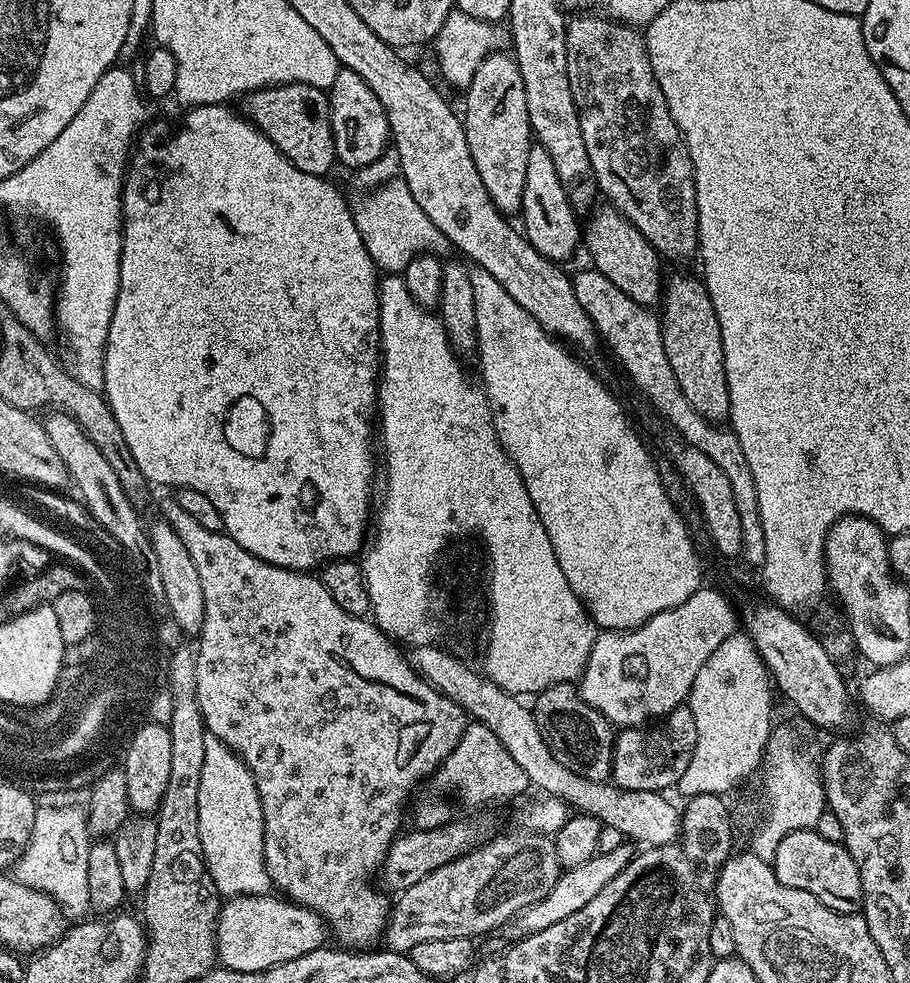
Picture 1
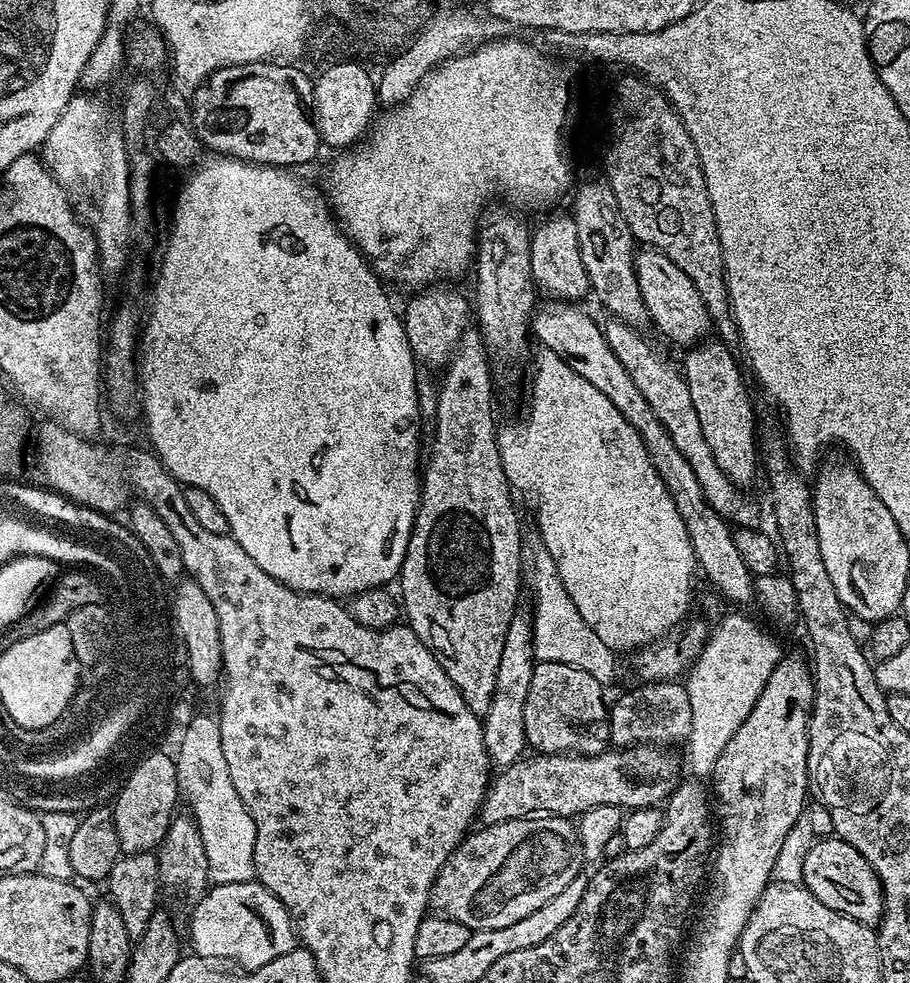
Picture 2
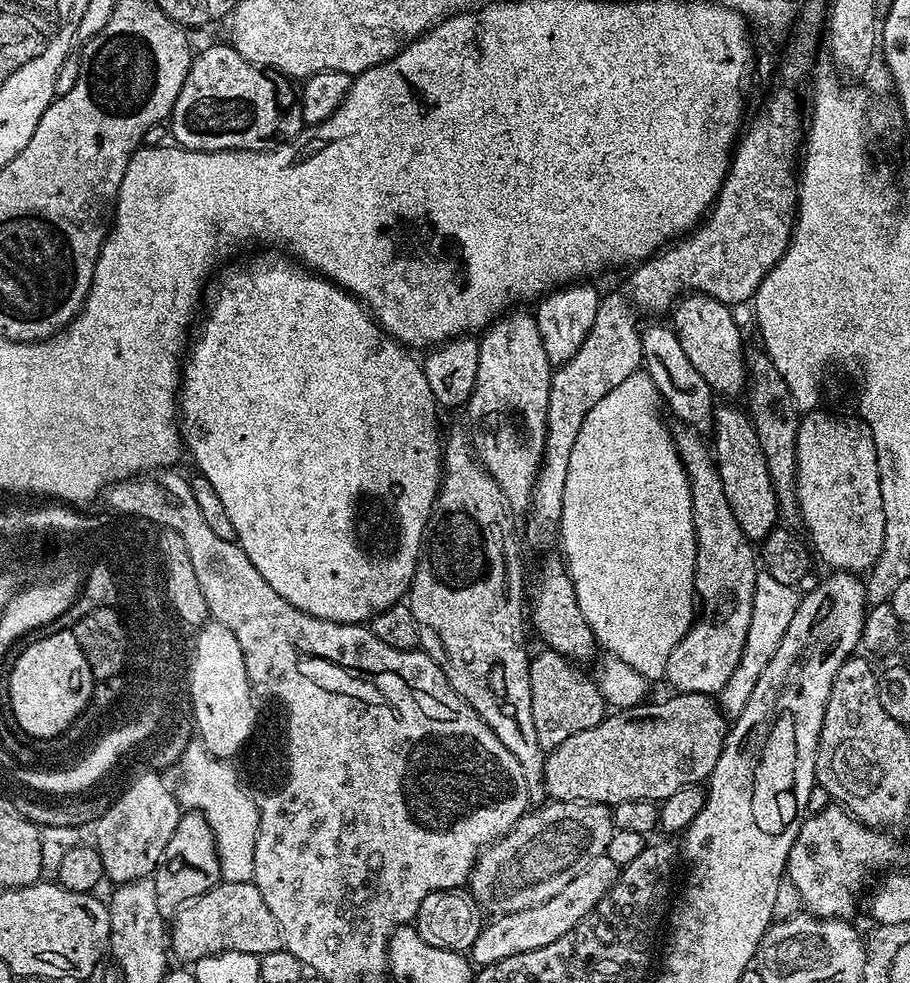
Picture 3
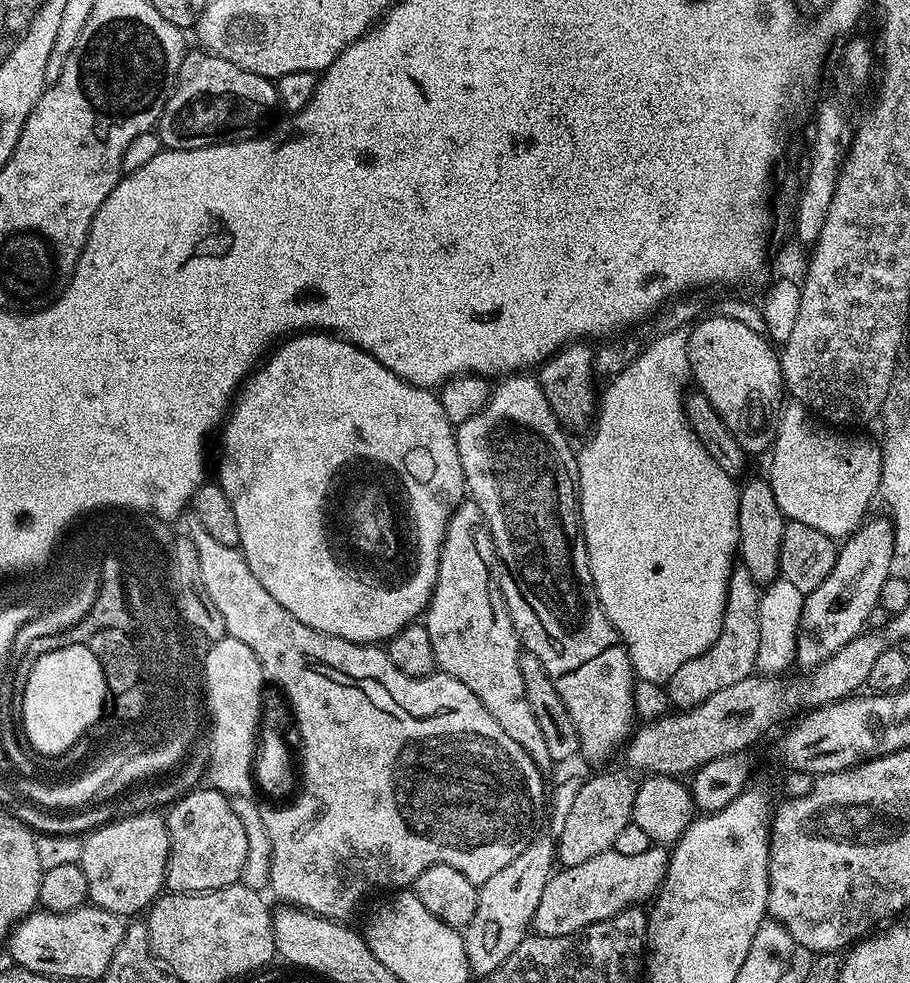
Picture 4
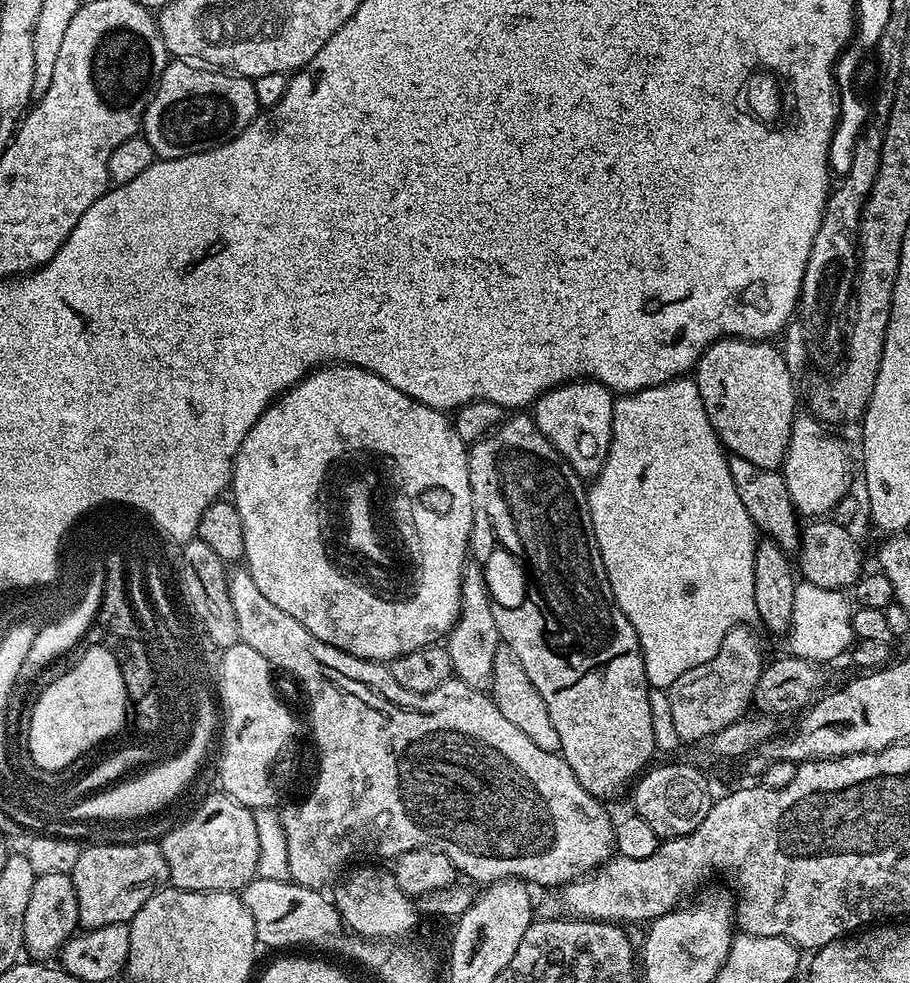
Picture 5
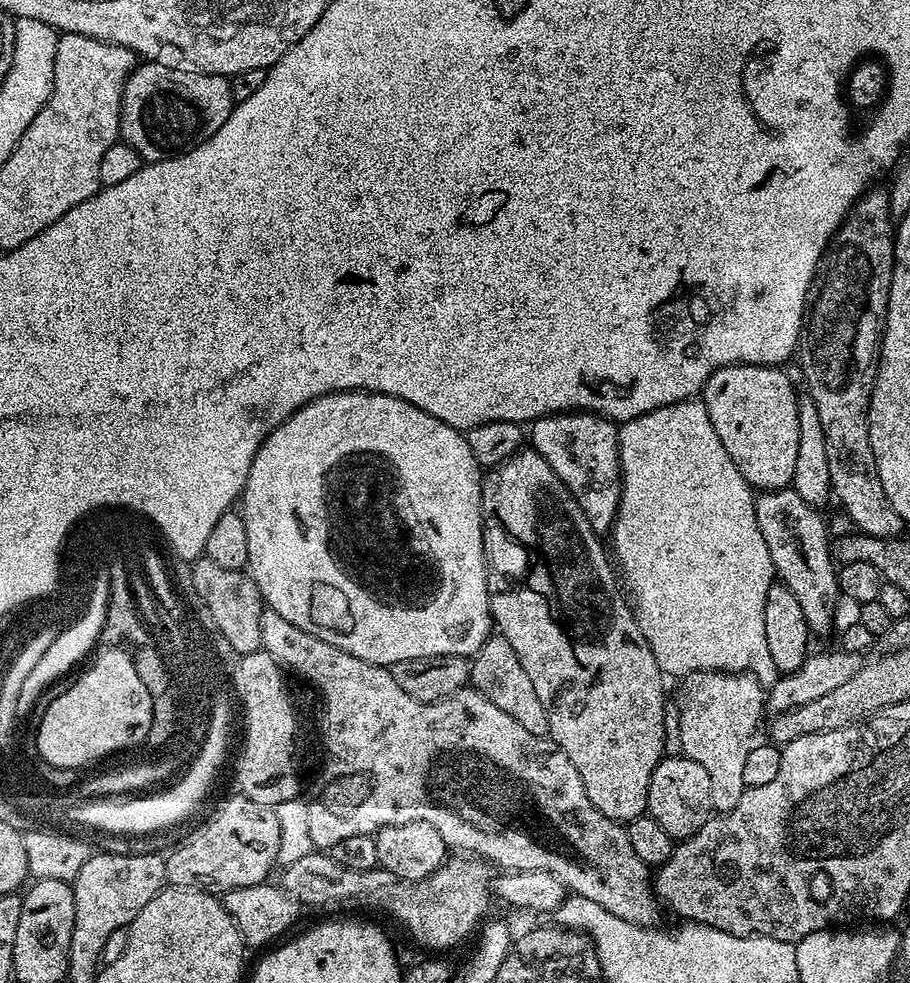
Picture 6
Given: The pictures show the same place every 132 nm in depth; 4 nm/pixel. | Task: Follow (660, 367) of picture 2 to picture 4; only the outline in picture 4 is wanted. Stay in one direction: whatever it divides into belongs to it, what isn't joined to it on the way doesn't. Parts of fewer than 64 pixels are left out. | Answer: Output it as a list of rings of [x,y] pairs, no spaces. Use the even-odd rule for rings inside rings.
[[[742,566],[732,569],[732,576],[728,579],[728,597],[722,630],[710,646],[698,658],[690,658],[690,662],[682,662],[678,670],[670,677],[666,685],[668,699],[677,709],[693,708],[710,694],[718,694],[718,690],[726,690],[726,686],[734,686],[734,682],[742,682],[742,678],[756,672],[756,659],[758,658],[758,618],[761,585],[754,582],[750,570]]]

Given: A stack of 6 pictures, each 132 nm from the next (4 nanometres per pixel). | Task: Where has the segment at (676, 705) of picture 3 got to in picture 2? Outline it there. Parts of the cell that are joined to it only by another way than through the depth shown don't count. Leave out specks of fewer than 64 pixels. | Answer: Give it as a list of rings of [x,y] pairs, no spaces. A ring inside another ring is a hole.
[[[631,746],[625,747],[623,750],[605,750],[596,756],[573,756],[571,754],[536,754],[533,755],[533,760],[518,759],[515,760],[509,768],[503,769],[499,773],[500,777],[495,777],[491,783],[484,800],[480,803],[480,810],[478,813],[478,820],[481,825],[487,826],[489,824],[501,824],[507,820],[526,820],[533,814],[541,816],[567,816],[569,818],[578,818],[586,810],[590,810],[594,806],[618,806],[622,810],[631,810],[634,808],[650,808],[659,805],[661,802],[667,801],[671,796],[672,791],[678,786],[678,781],[681,779],[680,768],[682,772],[682,760],[675,756],[674,751],[665,750],[660,746]]]

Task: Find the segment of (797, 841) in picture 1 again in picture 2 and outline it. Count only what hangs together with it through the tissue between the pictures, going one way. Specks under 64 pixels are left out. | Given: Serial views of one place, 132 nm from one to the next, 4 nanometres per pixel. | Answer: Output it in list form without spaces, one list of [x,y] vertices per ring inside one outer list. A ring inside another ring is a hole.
[[[839,838],[831,839],[817,839],[810,846],[810,854],[806,854],[803,887],[814,894],[822,906],[830,906],[830,910],[838,914],[854,918],[859,924],[879,925],[880,917],[884,915],[884,895],[875,870],[862,854],[858,854],[858,850],[854,850],[854,846]]]

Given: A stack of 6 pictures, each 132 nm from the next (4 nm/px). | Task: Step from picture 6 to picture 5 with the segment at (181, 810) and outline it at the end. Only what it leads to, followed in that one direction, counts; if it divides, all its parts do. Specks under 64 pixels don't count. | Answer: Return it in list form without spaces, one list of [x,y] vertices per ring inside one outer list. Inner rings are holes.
[[[204,700],[200,704],[200,719],[201,725],[199,727],[199,738],[193,744],[188,745],[188,751],[180,756],[177,760],[172,760],[171,764],[164,764],[162,768],[156,768],[155,771],[145,769],[139,771],[136,777],[124,778],[111,786],[102,789],[98,792],[98,797],[94,800],[88,800],[86,804],[80,805],[75,810],[75,816],[80,819],[83,816],[93,816],[95,820],[114,820],[117,822],[133,822],[132,820],[139,821],[146,816],[154,816],[163,813],[164,809],[169,807],[173,802],[179,801],[185,795],[184,787],[191,785],[197,779],[198,773],[196,771],[200,768],[200,763],[204,760],[204,755],[208,752],[208,743],[212,740],[212,731],[217,731],[218,728],[218,704],[208,704],[208,700]]]

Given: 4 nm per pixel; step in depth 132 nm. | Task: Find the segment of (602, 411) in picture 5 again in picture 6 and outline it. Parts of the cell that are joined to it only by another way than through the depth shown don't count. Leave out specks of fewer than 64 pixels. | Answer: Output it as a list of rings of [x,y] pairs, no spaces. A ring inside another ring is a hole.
[[[558,412],[530,424],[531,451],[546,458],[568,493],[582,506],[586,522],[598,534],[611,529],[620,501],[620,434],[617,425],[595,412]]]

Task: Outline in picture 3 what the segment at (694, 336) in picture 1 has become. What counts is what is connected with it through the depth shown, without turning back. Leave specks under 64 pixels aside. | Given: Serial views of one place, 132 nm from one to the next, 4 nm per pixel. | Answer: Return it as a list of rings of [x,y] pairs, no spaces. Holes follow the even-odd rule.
[[[743,407],[715,409],[710,448],[714,453],[716,469],[722,478],[722,490],[726,490],[726,502],[730,502],[734,518],[738,518],[738,526],[742,526],[742,534],[746,534],[750,541],[763,542],[777,528],[780,511],[770,470],[766,470],[766,454],[762,454],[752,417]]]

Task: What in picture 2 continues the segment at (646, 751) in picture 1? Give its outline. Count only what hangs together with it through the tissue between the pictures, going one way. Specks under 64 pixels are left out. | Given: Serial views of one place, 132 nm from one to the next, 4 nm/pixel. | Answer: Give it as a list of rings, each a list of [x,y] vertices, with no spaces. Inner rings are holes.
[[[656,681],[635,685],[636,688],[624,693],[609,707],[608,721],[610,722],[610,742],[618,748],[649,744],[652,746],[674,746],[676,742],[683,743],[689,736],[691,717],[691,703],[687,685],[679,681]]]

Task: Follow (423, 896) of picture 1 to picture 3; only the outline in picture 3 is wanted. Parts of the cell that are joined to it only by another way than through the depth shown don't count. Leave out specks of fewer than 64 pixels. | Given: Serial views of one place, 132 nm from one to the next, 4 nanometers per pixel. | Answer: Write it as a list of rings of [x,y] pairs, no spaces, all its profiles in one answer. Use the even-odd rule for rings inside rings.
[[[557,800],[535,810],[529,811],[505,836],[499,836],[483,849],[472,867],[467,887],[485,913],[530,910],[530,906],[554,898],[554,894],[578,878],[596,856],[608,851],[614,831],[614,812],[609,805]]]

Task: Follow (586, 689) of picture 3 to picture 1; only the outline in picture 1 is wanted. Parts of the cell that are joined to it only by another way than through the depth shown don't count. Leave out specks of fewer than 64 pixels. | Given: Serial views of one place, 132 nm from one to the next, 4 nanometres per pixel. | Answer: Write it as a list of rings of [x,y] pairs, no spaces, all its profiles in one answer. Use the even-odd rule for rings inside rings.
[[[572,682],[552,684],[539,693],[535,700],[538,730],[558,762],[582,778],[607,781],[612,775],[614,726],[611,722],[581,698],[579,687]]]

